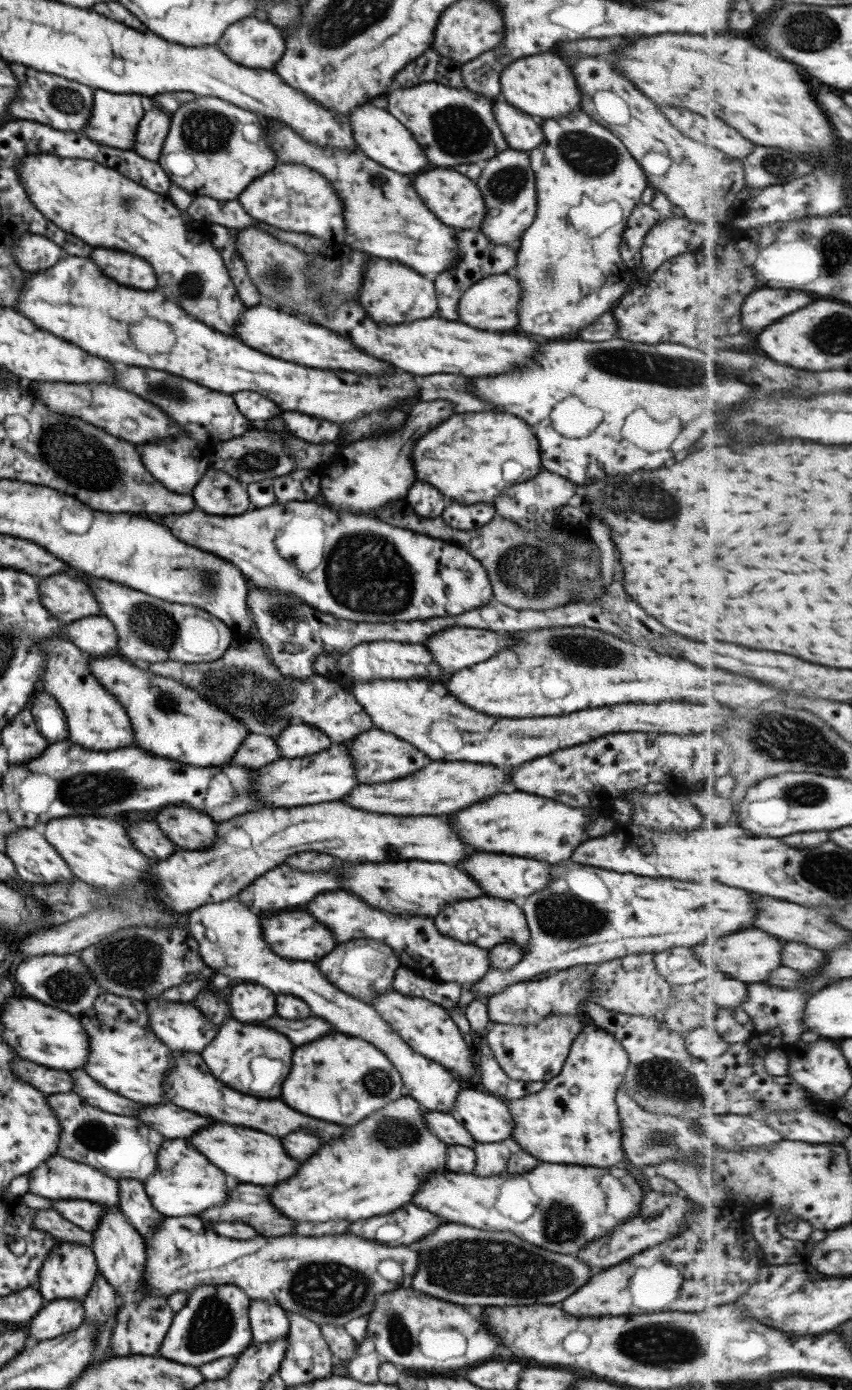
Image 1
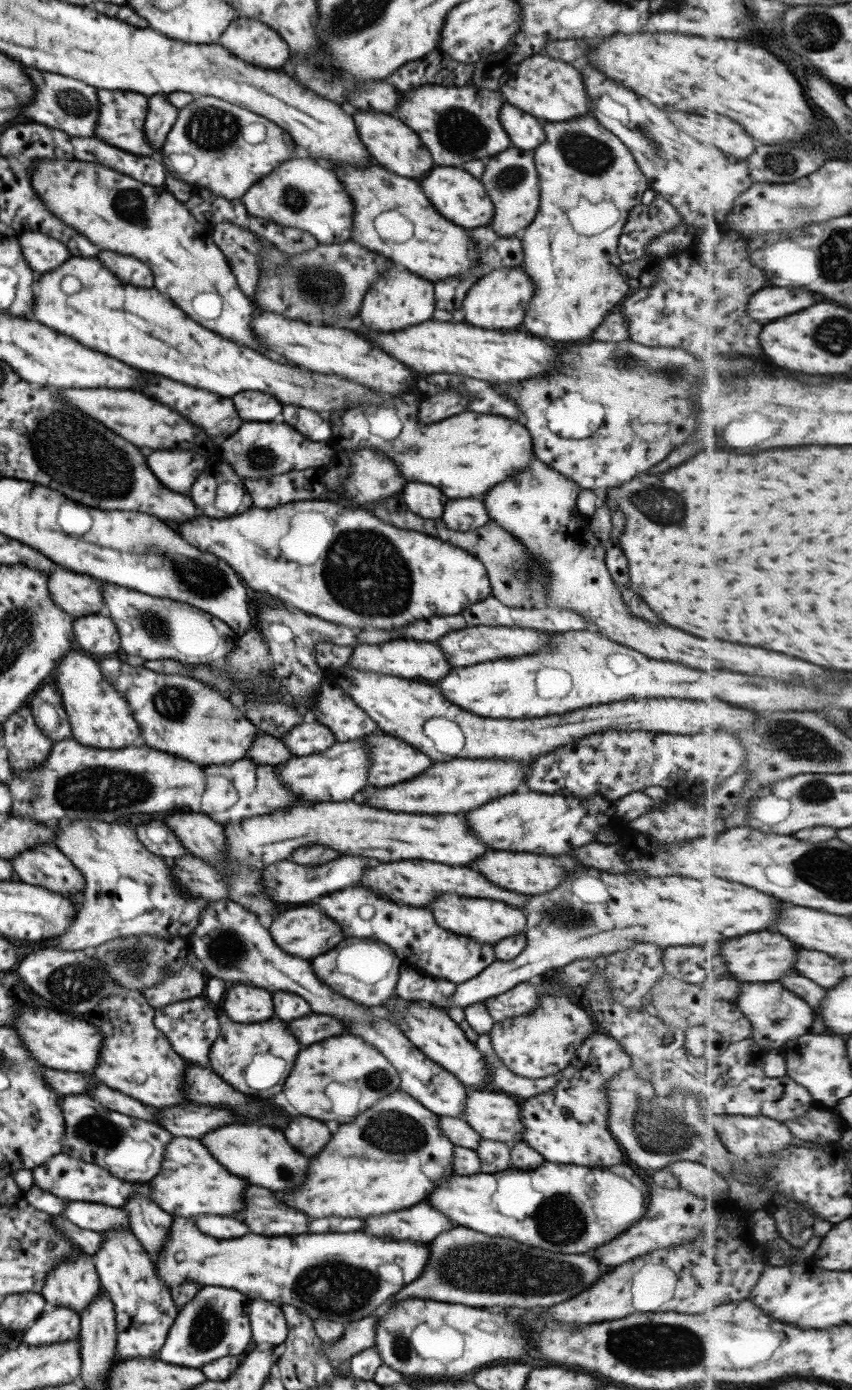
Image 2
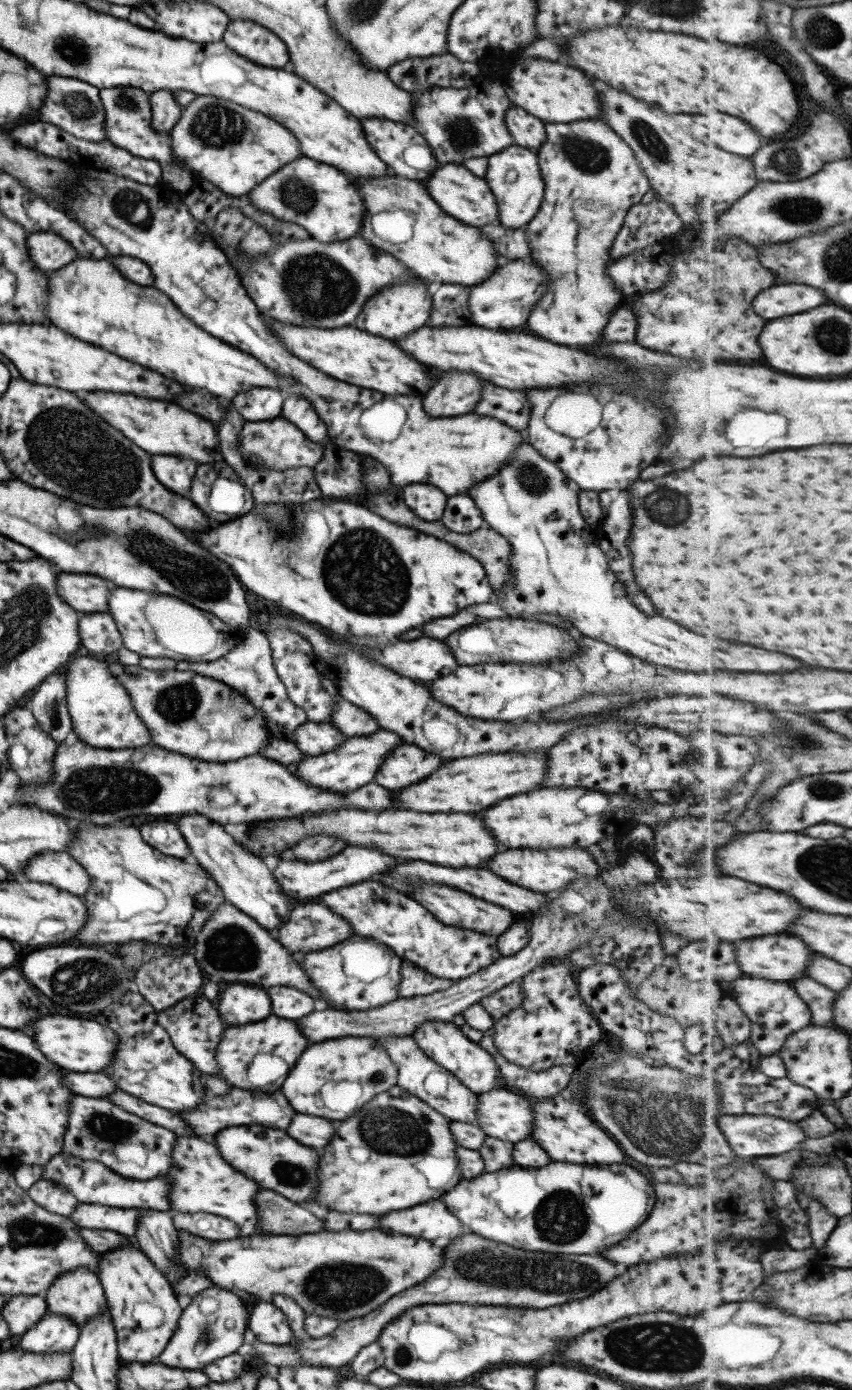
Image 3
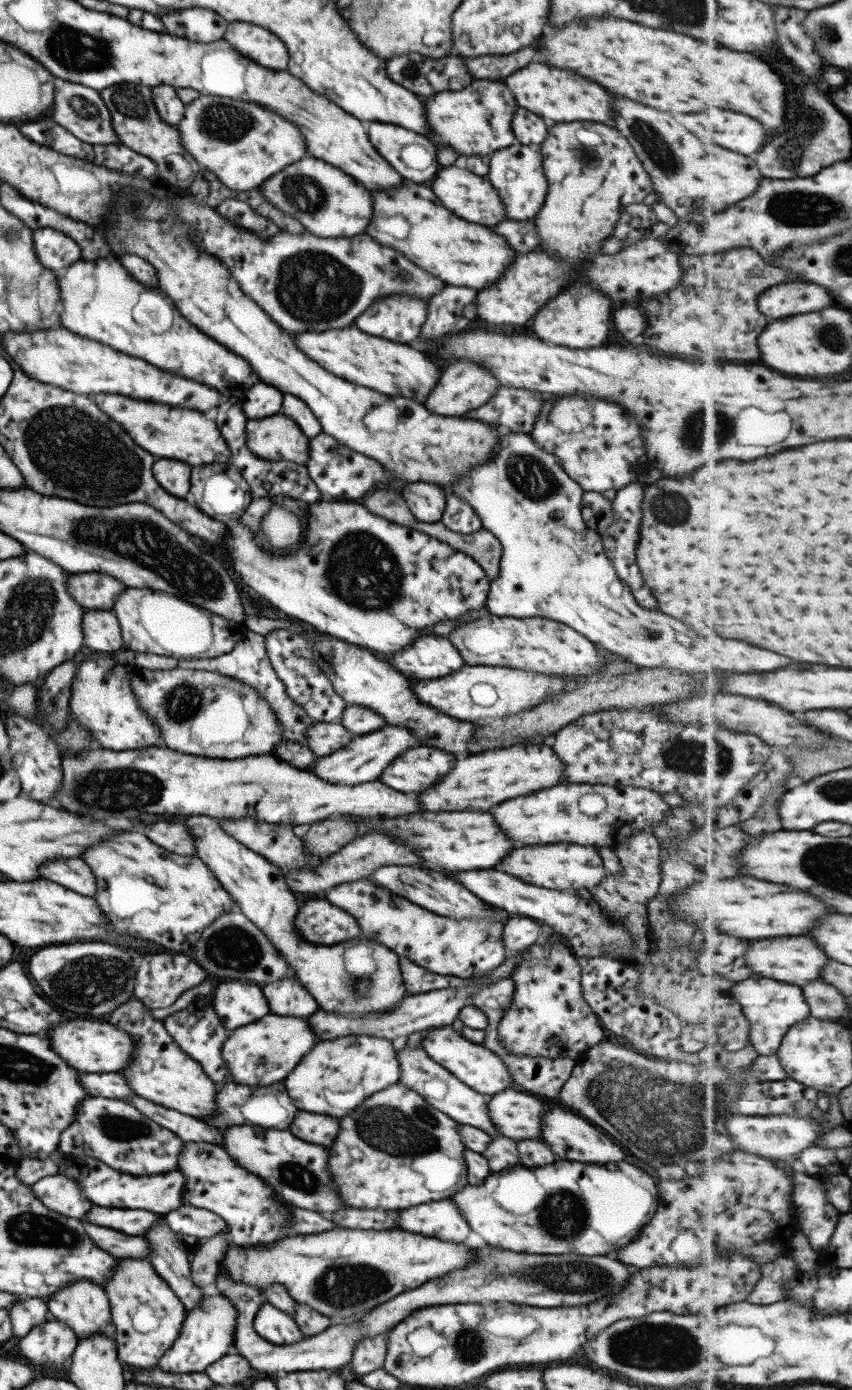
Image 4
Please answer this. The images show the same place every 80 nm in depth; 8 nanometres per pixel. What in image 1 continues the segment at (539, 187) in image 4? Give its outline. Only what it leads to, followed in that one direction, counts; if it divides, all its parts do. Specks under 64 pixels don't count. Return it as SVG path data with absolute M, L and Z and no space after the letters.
M507 148L482 162L481 167L479 176L473 180L485 205L485 216L477 229L493 245L513 243L532 223L536 213L536 190L528 153Z

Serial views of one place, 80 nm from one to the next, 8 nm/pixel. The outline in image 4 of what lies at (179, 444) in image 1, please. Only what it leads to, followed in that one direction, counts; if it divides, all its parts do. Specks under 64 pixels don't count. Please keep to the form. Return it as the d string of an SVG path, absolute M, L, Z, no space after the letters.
M157 460L151 472L165 492L181 498L189 490L189 470L191 468L179 460Z

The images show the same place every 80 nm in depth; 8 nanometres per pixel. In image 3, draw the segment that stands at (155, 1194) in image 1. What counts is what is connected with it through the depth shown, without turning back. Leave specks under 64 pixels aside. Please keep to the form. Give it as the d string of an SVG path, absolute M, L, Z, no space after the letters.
M176 1137L170 1154L170 1165L164 1176L170 1182L168 1200L172 1213L203 1212L225 1218L237 1225L237 1238L267 1235L259 1229L257 1203L253 1203L254 1194L257 1189L261 1189L260 1186L227 1166L213 1144L207 1144L199 1138Z

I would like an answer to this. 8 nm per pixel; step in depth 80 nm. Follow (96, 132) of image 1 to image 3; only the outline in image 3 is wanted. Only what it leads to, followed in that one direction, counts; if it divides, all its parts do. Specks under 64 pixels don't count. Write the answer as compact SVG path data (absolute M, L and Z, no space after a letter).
M115 86L113 88L98 89L98 95L104 110L104 133L105 138L116 146L139 158L154 160L161 167L162 180L171 186L178 195L182 196L188 192L195 175L181 170L181 180L173 180L169 174L170 167L177 160L170 149L169 131L153 130L150 122L149 93L143 92L130 86Z

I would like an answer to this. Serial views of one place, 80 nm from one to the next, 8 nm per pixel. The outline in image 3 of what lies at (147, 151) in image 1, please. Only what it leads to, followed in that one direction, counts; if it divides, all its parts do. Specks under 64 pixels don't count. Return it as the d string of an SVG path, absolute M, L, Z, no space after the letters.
M156 90L149 93L150 122L153 130L168 132L180 117L182 107L173 98L172 91Z

